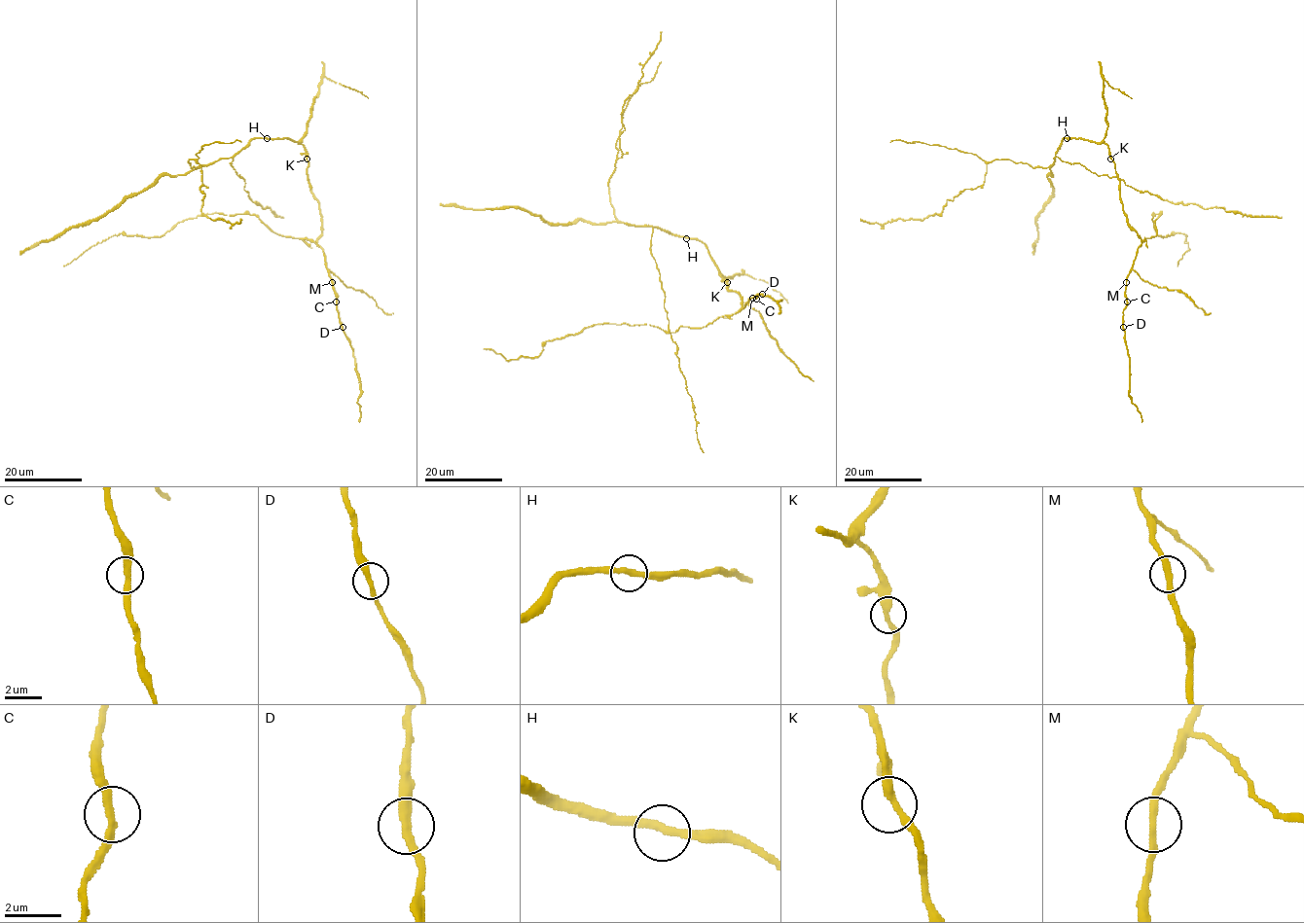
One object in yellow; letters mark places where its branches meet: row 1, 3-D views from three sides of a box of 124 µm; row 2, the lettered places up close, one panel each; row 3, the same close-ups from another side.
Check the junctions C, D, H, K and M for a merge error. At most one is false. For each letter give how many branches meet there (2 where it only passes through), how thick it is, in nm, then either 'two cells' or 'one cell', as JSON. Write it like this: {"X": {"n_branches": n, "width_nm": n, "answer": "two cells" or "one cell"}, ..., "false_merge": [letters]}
{"C": {"n_branches": 2, "width_nm": 320, "answer": "one cell"}, "D": {"n_branches": 2, "width_nm": 320, "answer": "one cell"}, "H": {"n_branches": 2, "width_nm": 300, "answer": "one cell"}, "K": {"n_branches": 2, "width_nm": 320, "answer": "one cell"}, "M": {"n_branches": 2, "width_nm": 280, "answer": "one cell"}, "false_merge": []}

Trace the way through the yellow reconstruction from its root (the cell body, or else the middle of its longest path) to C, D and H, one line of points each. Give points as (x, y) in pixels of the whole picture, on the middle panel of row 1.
C: (726, 283), (729, 291), (736, 291), (742, 298), (742, 308), (737, 313), (753, 297), (756, 299)
D: (726, 283), (729, 291), (736, 291), (742, 298), (742, 308), (737, 313), (753, 297), (756, 299), (762, 295)
H: (726, 283), (707, 248), (698, 240), (686, 238)

